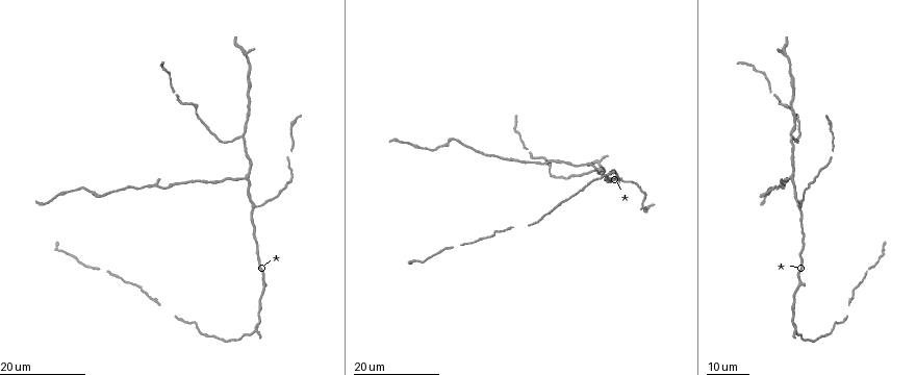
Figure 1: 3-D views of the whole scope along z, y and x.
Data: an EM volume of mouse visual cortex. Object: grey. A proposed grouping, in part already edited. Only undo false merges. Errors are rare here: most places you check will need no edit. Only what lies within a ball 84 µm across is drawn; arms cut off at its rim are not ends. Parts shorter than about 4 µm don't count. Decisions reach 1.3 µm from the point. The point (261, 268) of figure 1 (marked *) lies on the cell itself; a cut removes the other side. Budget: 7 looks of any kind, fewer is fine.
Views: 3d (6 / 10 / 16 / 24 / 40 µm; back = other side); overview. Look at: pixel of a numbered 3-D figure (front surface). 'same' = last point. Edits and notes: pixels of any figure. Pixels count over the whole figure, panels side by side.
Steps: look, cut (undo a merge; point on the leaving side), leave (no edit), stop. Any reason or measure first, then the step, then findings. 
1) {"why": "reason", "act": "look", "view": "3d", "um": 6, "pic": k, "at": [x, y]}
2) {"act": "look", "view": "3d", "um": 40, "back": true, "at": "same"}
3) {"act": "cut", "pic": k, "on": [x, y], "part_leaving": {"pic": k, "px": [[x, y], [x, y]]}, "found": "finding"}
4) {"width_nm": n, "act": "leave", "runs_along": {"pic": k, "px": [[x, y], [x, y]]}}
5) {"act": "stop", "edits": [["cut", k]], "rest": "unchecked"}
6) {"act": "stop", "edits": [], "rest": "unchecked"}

{"why": "thick turns thin", "act": "look", "view": "3d", "um": 16, "pic": 1, "at": [410, 145]}

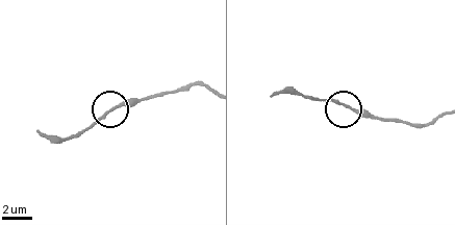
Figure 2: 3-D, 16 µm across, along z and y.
{"act": "look", "view": "3d", "um": 10, "pic": 2, "at": [348, 107]}

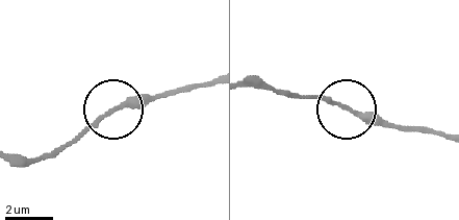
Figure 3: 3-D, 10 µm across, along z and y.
{"act": "leave", "runs_along": {"pic": 3, "px": [[441, 133], [371, 122], [295, 94]]}, "found": "all the same cell"}

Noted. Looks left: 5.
{"why": "sudden change in width", "act": "look", "view": "3d", "um": 24, "pic": 1, "at": [455, 137]}

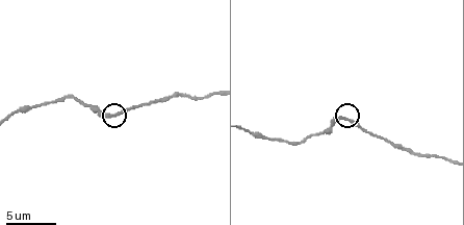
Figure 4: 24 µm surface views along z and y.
{"act": "look", "view": "3d", "um": 10, "pic": 4, "at": [341, 117]}

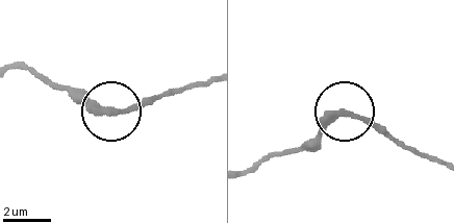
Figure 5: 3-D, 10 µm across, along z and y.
{"act": "leave", "runs_along": {"pic": 5, "px": [[440, 163], [404, 148], [351, 115], [338, 117], [305, 150]]}, "found": "one cell here"}

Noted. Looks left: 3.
{"why": "thick turns thin", "act": "look", "view": "3d", "um": 24, "pic": 1, "at": [538, 164]}

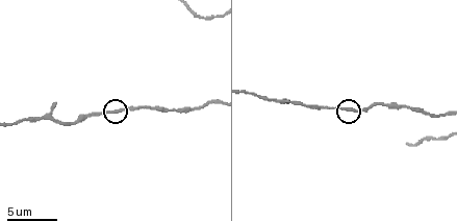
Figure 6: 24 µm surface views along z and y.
{"why": "closer look", "act": "look", "view": "3d", "um": 10, "pic": 6, "at": [350, 111]}

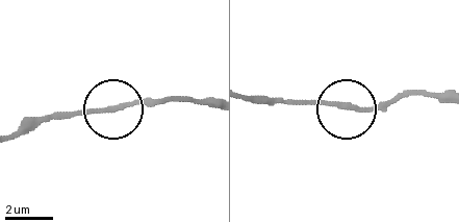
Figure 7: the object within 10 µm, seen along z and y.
{"width_nm": 180, "act": "leave", "runs_along": {"pic": 7, "px": [[441, 98], [400, 95], [370, 106], [282, 100]]}, "found": "all the same cell"}

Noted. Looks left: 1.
{"act": "stop", "edits": [], "rest": "unchecked"}

